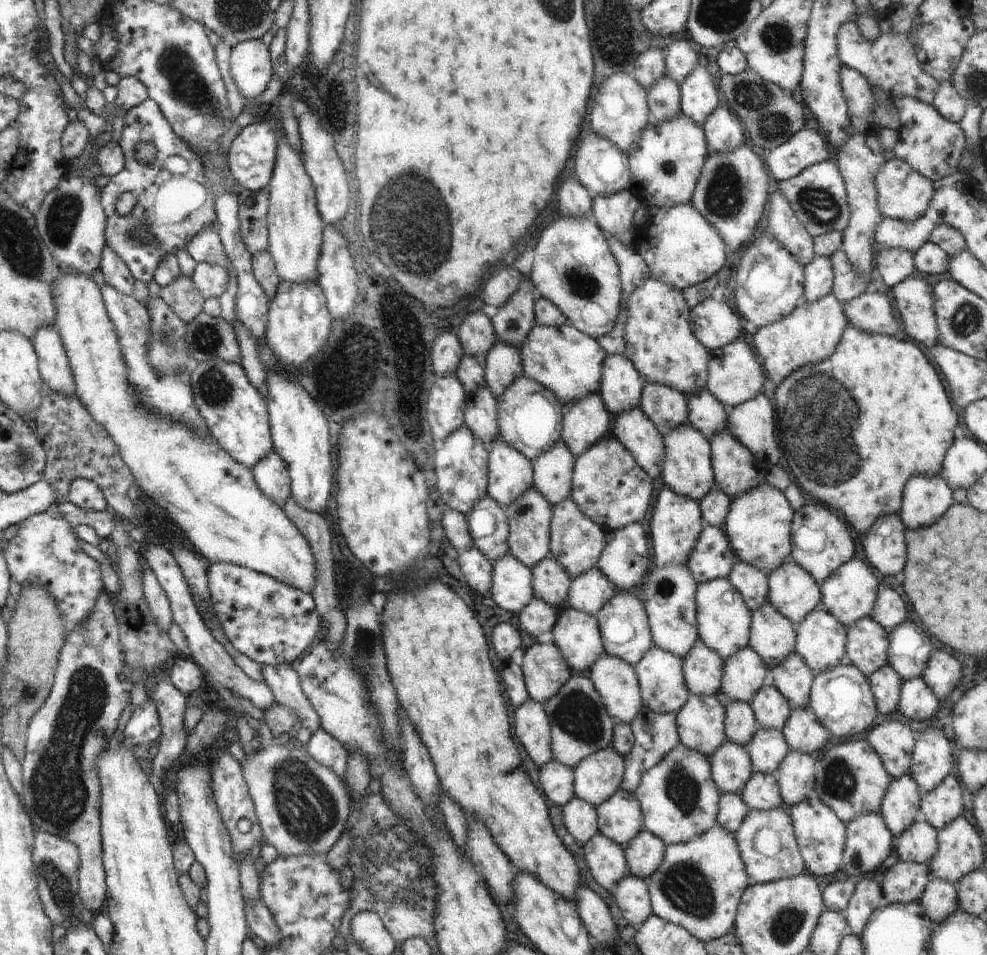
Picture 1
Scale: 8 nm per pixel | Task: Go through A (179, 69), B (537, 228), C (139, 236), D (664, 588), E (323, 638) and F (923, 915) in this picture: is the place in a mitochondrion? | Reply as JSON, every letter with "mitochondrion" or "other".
{"A":"mitochondrion","B":"other","C":"mitochondrion","D":"mitochondrion","E":"other","F":"other"}

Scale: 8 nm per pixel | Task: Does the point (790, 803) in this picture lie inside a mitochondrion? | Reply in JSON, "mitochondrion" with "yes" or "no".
{"mitochondrion":"no"}

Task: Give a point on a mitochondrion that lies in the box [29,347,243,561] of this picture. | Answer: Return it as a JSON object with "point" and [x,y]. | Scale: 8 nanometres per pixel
{"point":[214,388]}

